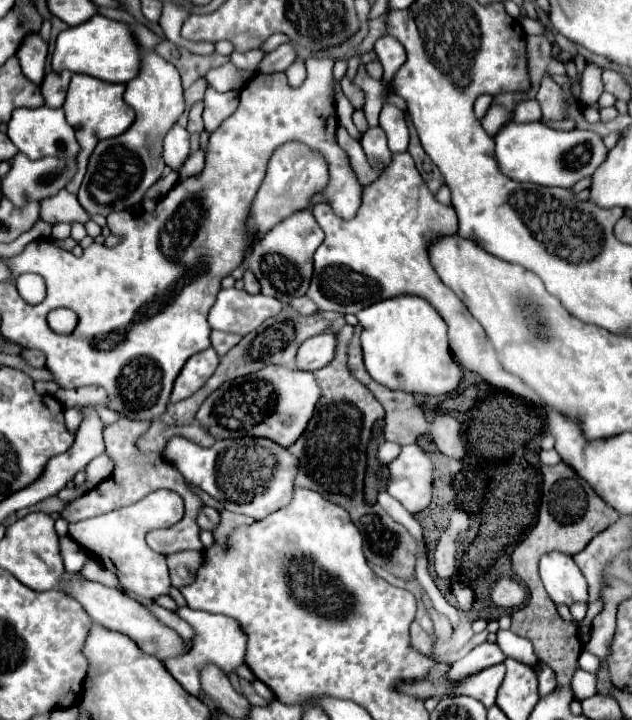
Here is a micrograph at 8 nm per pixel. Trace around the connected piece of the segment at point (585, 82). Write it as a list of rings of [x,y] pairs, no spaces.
[[[588,63],[584,73],[582,73],[582,91],[578,97],[578,105],[580,109],[586,109],[588,105],[596,103],[598,97],[602,95],[602,69],[596,67],[594,63]]]

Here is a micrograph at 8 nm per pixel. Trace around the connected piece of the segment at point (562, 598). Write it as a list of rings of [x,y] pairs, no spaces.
[[[550,551],[540,559],[540,577],[554,603],[574,603],[588,599],[588,585],[574,559],[560,551]]]

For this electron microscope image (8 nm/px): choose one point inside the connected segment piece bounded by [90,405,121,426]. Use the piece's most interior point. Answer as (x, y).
(107, 416)

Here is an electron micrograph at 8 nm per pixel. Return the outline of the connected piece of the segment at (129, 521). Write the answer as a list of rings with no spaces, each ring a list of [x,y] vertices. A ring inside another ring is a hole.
[[[156,489],[148,493],[142,501],[122,507],[98,517],[90,517],[78,523],[70,523],[70,537],[78,541],[80,545],[86,545],[98,559],[110,559],[114,567],[118,569],[118,581],[120,585],[146,599],[156,599],[160,595],[170,593],[170,577],[168,577],[168,567],[166,567],[166,557],[160,553],[154,553],[148,543],[146,543],[146,533],[152,529],[166,529],[178,523],[184,515],[184,505],[182,497],[174,495],[168,489]]]

